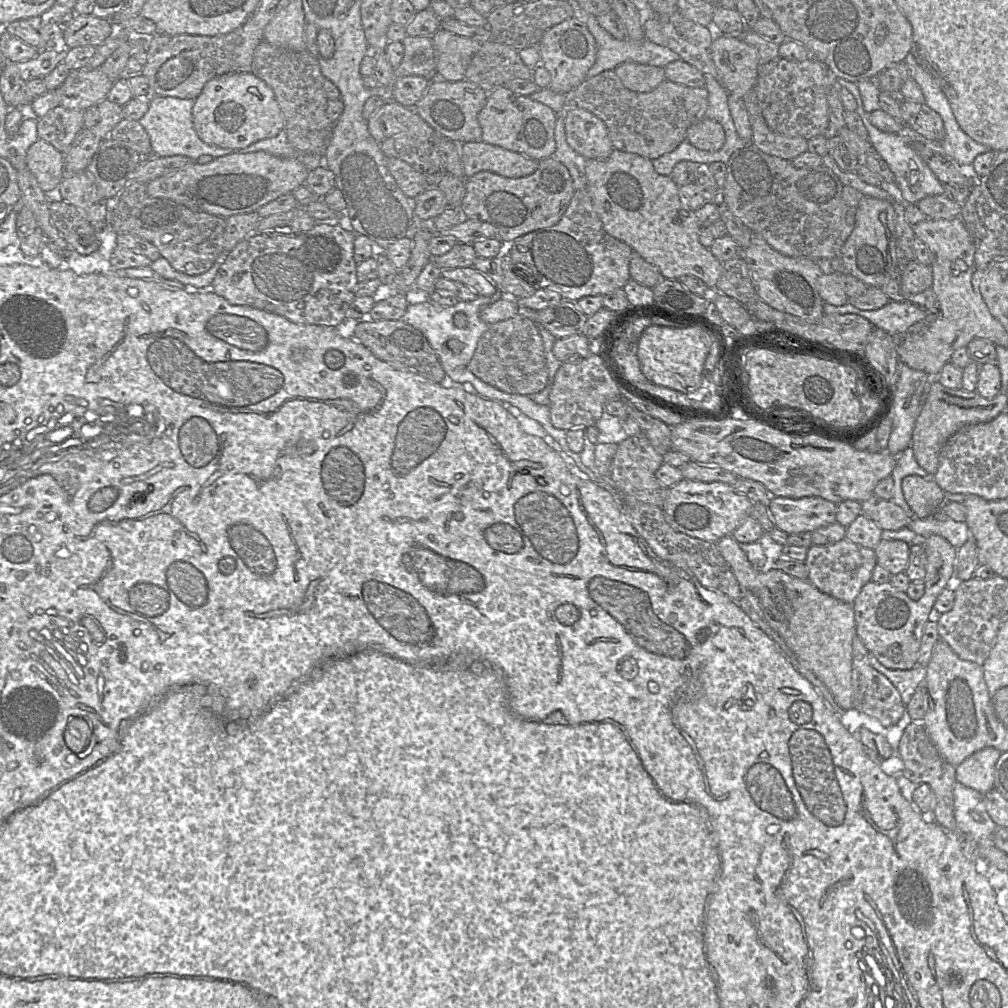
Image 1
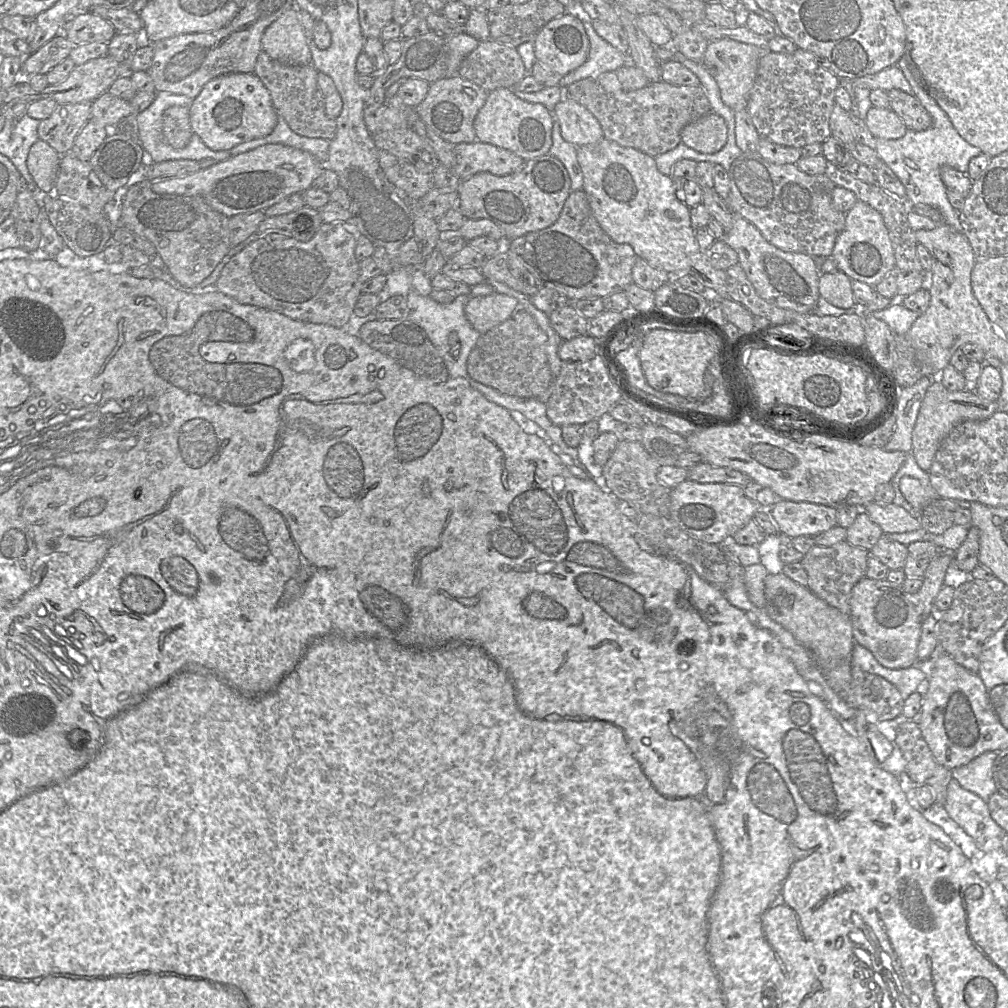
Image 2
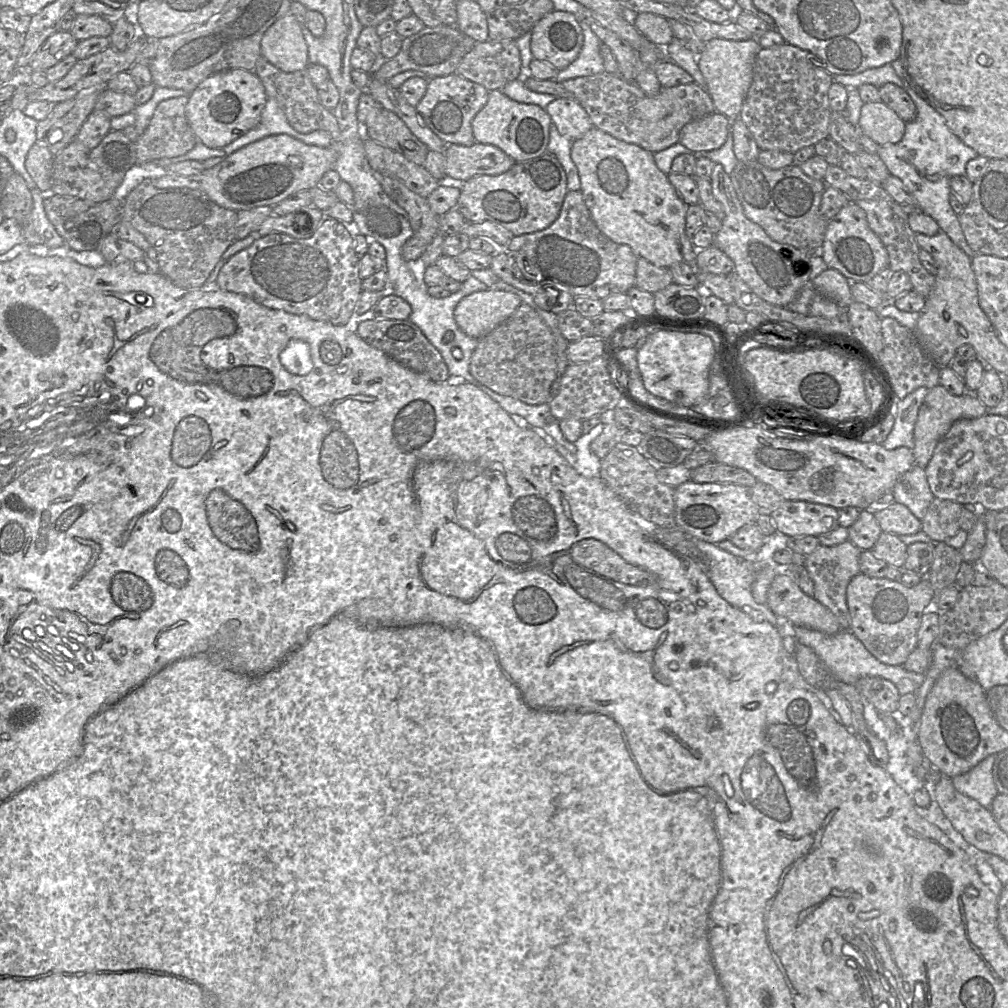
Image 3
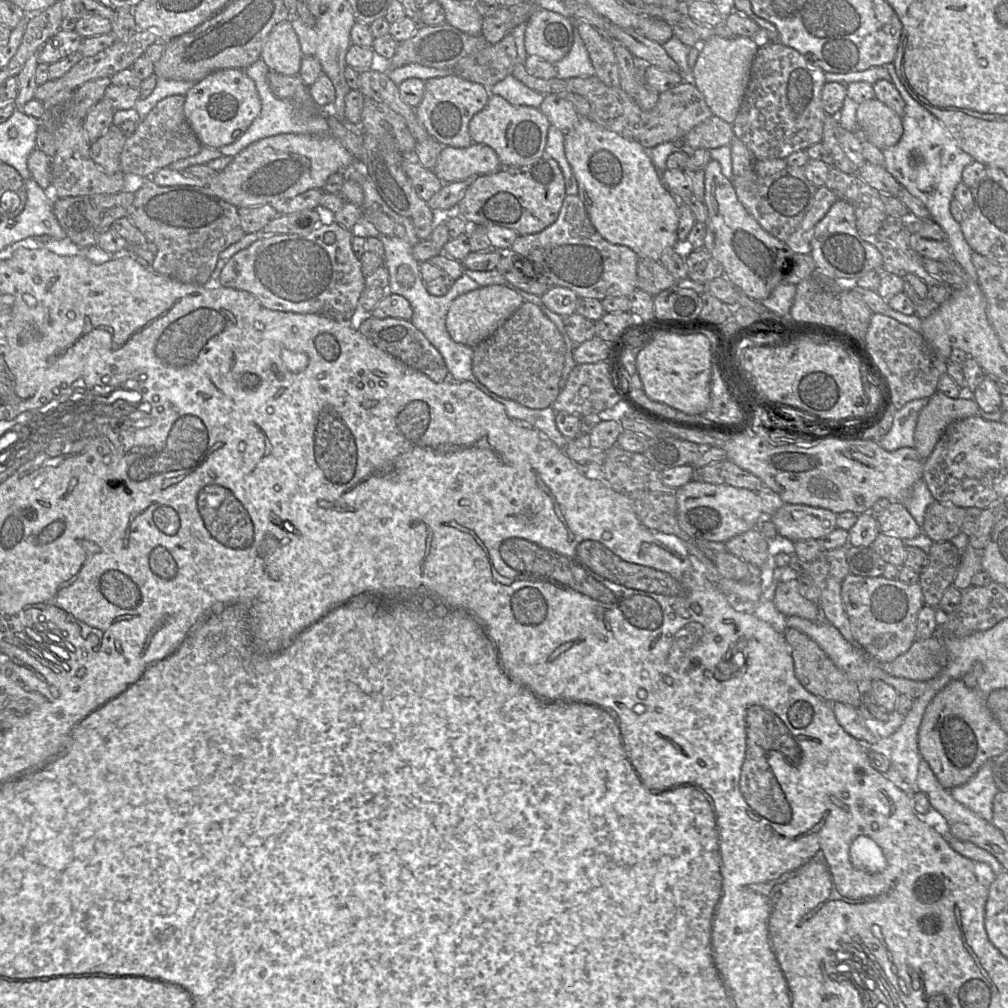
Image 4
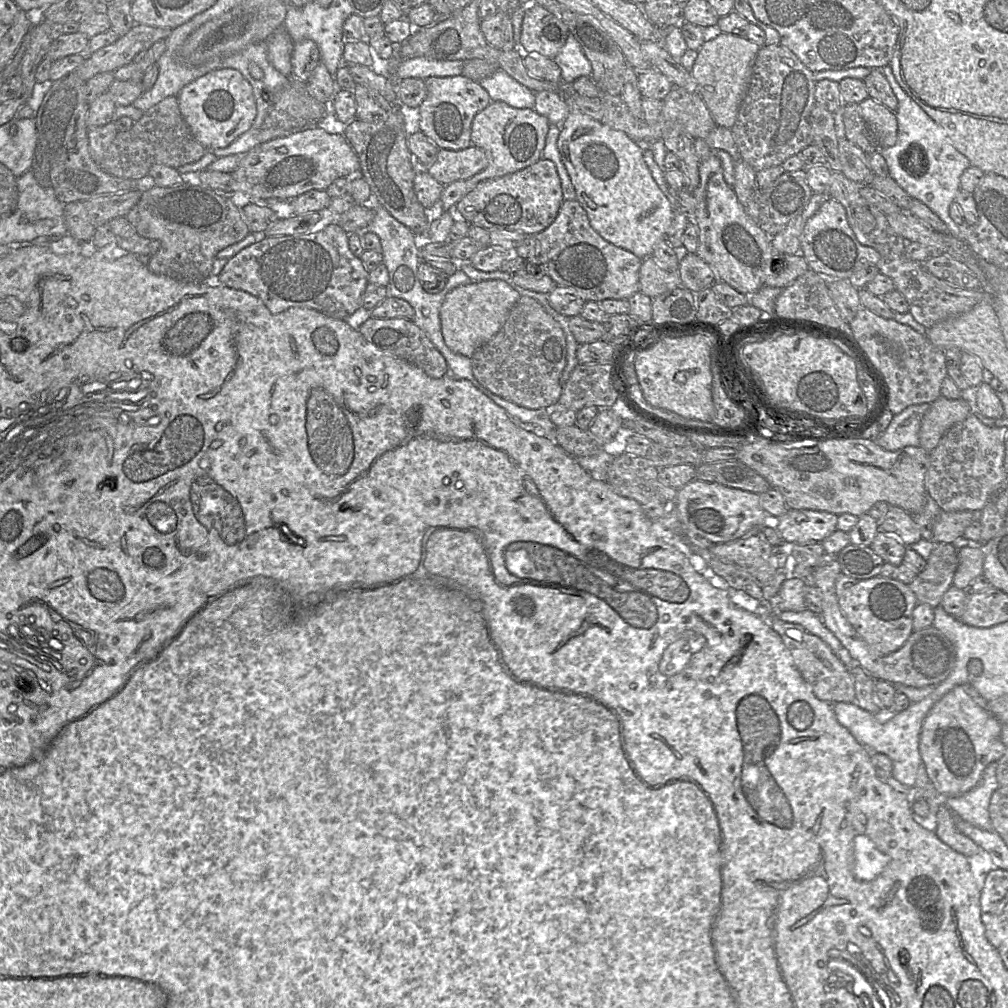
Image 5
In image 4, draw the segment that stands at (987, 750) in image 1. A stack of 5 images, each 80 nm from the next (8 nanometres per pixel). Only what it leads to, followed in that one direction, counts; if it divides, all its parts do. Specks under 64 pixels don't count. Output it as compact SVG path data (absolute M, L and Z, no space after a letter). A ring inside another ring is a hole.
M993 760L983 764L968 782L950 789L956 801L989 822L993 819L994 797L999 791L993 776Z

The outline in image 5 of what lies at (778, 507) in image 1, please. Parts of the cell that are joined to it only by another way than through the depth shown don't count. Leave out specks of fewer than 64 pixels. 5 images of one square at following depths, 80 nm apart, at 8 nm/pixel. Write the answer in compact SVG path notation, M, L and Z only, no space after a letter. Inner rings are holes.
M788 509L777 520L771 520L785 542L821 543L837 530L838 516L825 511Z

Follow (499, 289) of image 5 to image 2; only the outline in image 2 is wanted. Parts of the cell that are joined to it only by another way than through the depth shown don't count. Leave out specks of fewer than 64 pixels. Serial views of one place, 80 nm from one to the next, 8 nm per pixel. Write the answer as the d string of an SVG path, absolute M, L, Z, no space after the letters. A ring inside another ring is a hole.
M501 293L472 298L464 313L470 325L480 334L485 334L509 319L520 308L517 299Z

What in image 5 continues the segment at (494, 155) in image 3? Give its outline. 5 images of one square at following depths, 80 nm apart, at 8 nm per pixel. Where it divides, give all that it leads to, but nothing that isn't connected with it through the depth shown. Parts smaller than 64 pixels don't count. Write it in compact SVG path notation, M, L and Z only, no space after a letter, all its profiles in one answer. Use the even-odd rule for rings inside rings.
M471 145L462 150L439 149L435 162L426 168L436 181L446 186L466 180L484 170L489 164L482 148Z

